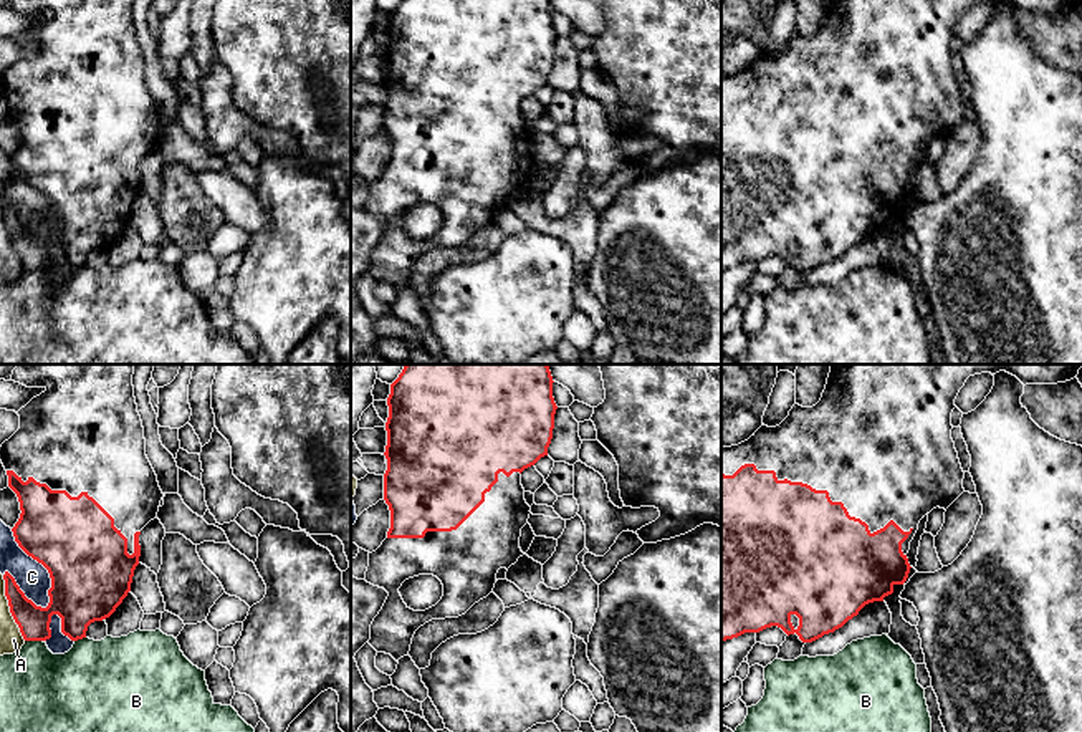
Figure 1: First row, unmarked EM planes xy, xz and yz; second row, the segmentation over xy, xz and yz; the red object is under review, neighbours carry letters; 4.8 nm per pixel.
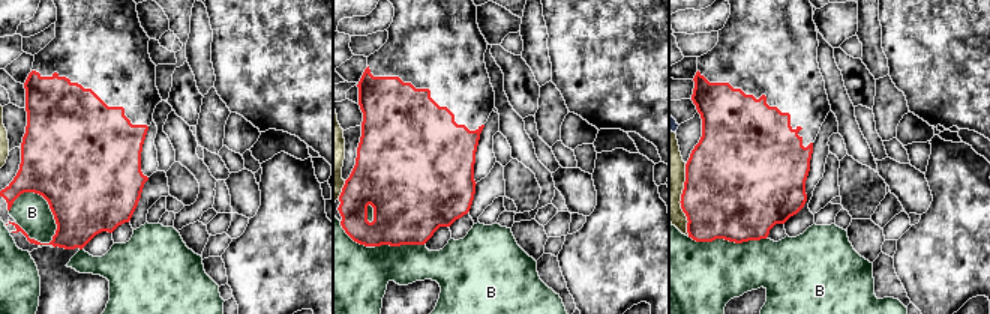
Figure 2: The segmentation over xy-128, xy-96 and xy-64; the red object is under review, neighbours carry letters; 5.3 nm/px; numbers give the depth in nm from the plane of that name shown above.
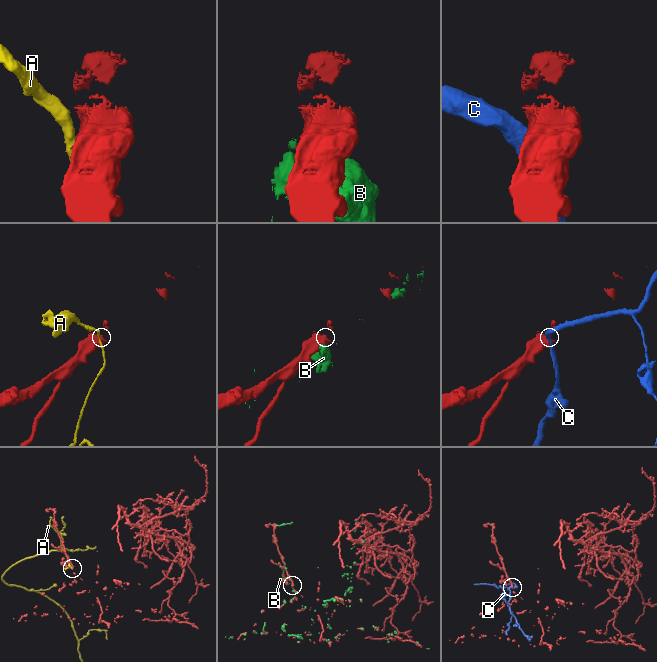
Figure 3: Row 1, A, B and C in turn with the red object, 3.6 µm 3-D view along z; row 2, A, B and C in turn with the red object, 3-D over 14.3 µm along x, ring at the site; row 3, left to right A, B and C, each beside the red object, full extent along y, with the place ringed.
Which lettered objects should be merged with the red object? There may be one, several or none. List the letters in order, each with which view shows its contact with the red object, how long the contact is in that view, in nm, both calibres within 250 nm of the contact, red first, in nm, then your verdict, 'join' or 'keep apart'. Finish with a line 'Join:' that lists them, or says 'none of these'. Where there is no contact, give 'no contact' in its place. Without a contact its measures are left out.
A: meets red in xy; contact 340 nm long; 160 nm thick on the red side, 110 nm on the other; keep apart
B: meets red in xy; contact 90 nm long; 170 nm thick on the red side, 380 nm on the other; keep apart
C: meets red in xy; contact 420 nm long; 400 nm thick on the red side, 160 nm on the other; keep apart
Join: none of these

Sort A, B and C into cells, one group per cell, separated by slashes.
A / B / C

